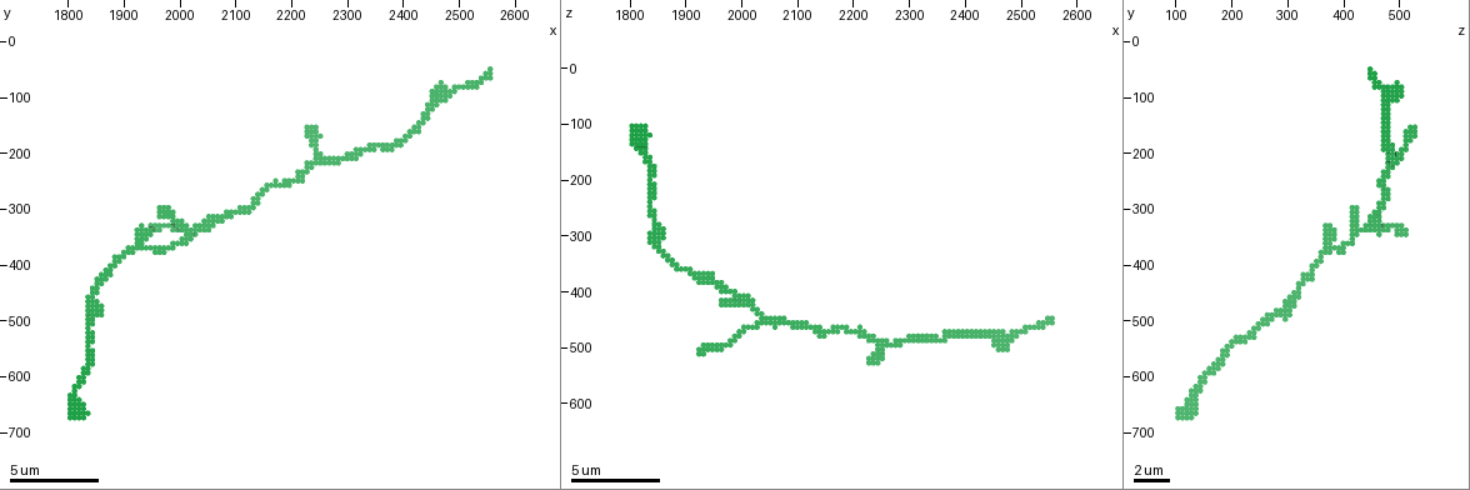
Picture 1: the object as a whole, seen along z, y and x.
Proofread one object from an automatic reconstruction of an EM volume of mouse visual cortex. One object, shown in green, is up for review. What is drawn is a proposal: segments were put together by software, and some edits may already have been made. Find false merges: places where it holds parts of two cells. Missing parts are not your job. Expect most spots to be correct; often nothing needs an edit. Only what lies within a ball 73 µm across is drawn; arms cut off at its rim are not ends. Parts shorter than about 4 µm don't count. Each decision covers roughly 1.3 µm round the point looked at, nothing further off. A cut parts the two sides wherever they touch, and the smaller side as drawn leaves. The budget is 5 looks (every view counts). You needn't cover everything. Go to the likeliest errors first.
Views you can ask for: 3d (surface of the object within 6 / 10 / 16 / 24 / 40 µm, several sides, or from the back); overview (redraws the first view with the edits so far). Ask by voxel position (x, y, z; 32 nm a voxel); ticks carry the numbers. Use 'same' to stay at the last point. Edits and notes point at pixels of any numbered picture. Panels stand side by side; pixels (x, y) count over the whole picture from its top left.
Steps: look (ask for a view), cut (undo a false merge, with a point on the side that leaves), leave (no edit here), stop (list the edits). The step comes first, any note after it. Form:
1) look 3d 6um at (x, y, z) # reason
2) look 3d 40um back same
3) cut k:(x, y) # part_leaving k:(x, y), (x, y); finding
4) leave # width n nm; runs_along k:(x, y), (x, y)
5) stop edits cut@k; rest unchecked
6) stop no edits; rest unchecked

look 3d 16um at (2070, 315, 450) # a fork

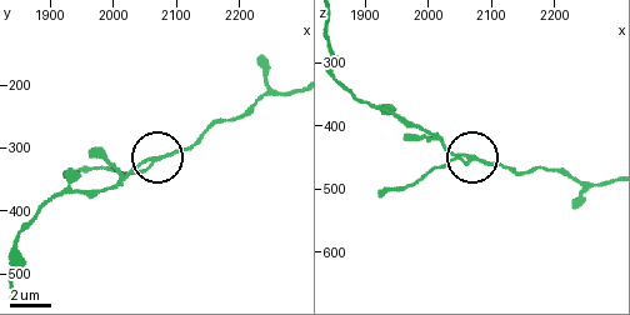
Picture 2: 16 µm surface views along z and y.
leave # width 150 nm; runs_along 2:(148, 156), (199, 143); all the same cell

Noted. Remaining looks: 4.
look 3d 10um at (1930, 365, 375) # thin arm on a thick one

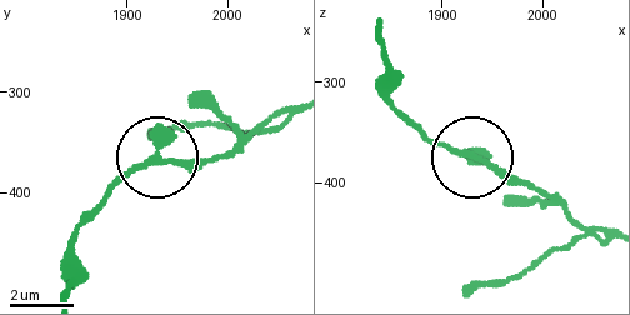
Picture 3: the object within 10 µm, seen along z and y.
look 3d 6um at (1932, 368, 372)

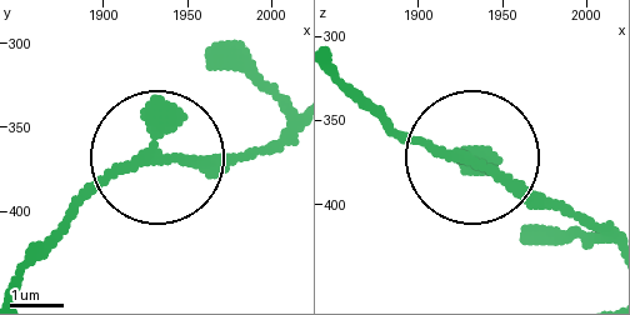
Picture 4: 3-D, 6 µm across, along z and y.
leave # runs_along 4:(291, 120), (224, 160), (130, 165), (40, 250); all the same cell

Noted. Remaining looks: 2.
look 3d 16um at (1845, 490, 270) # calibre changes

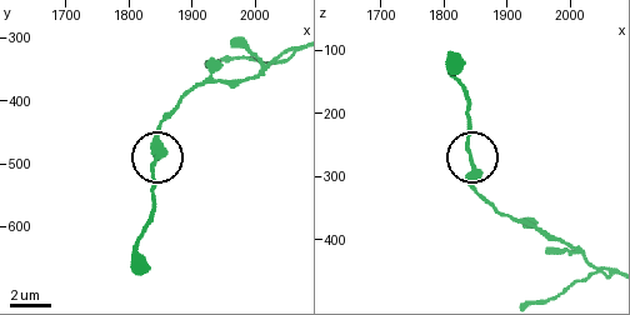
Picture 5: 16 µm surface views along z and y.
leave # all the same cell

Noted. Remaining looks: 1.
stop no edits; rest unchecked

